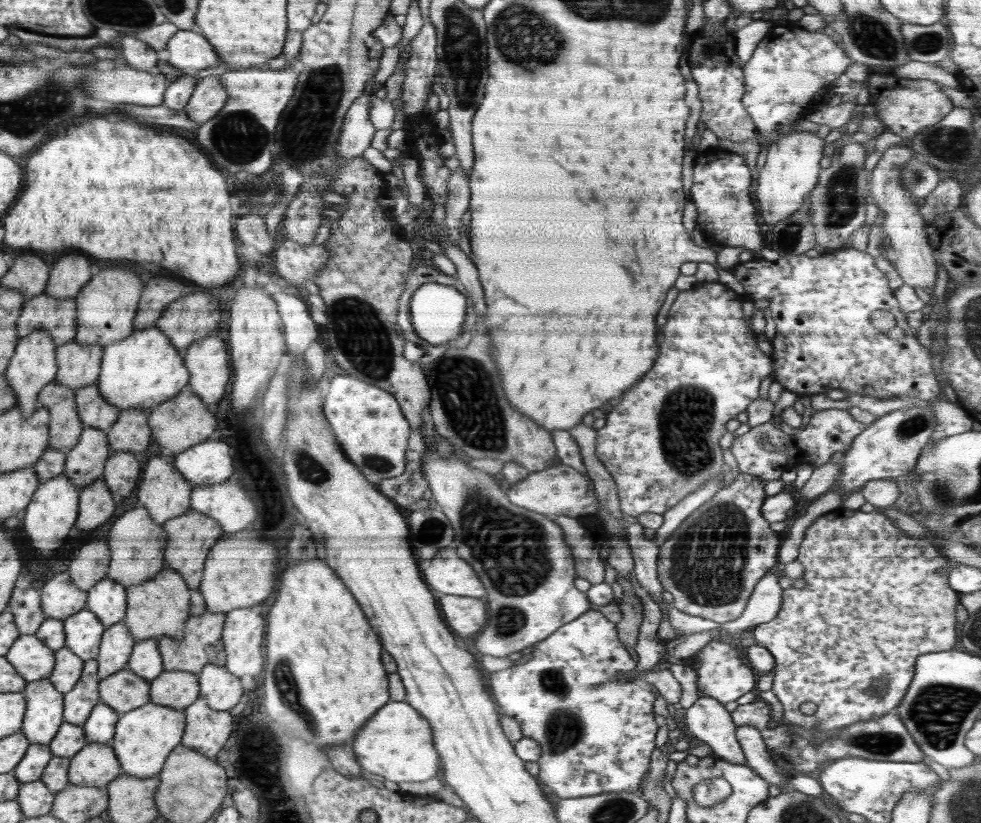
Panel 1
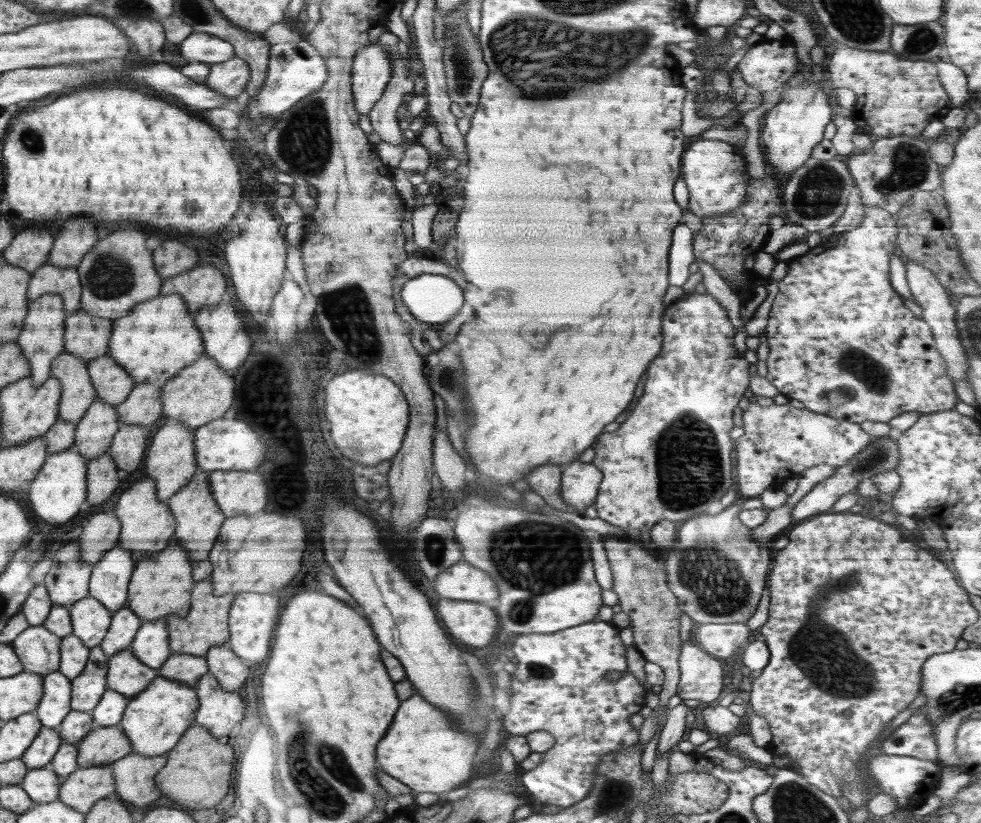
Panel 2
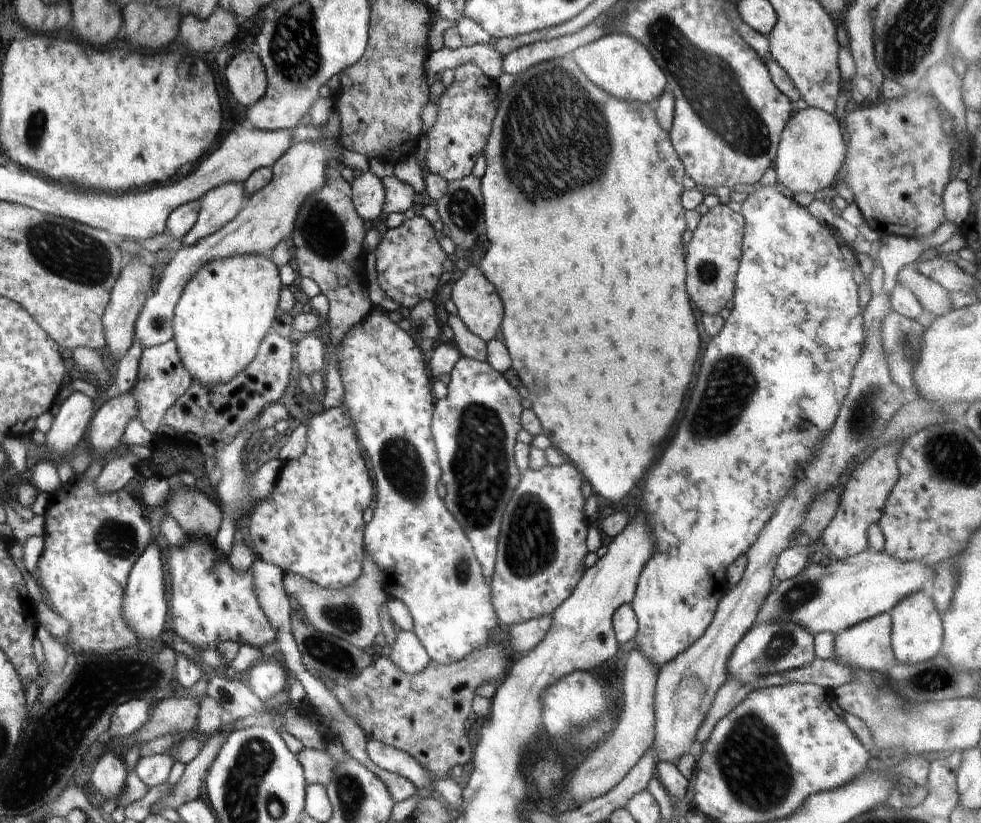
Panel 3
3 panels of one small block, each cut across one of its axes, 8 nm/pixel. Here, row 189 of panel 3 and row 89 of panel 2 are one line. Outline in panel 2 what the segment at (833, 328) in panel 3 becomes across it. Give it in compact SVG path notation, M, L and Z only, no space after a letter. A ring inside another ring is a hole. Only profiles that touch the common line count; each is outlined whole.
M788 39L764 40L752 46L738 63L746 84L760 93L781 91L790 78L800 72L800 60Z

